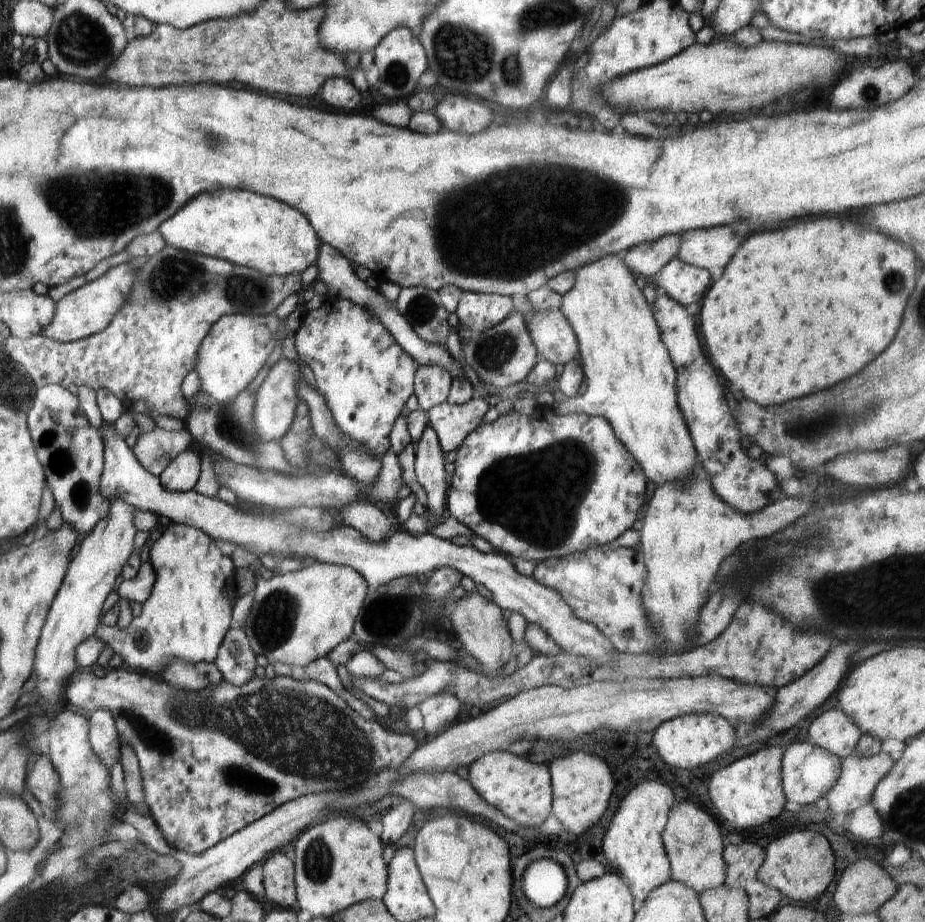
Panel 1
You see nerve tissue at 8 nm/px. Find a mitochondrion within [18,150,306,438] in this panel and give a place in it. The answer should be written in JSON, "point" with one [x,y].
{"point":[109,205]}

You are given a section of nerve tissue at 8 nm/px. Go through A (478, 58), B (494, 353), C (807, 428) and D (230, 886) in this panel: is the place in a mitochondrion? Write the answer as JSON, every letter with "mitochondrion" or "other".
{"A":"mitochondrion","B":"mitochondrion","C":"mitochondrion","D":"other"}

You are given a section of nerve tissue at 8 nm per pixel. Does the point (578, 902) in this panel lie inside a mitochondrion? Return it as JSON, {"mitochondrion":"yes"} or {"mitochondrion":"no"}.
{"mitochondrion":"no"}

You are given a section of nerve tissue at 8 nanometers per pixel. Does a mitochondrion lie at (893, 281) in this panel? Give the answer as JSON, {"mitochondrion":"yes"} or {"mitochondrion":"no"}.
{"mitochondrion":"yes"}

